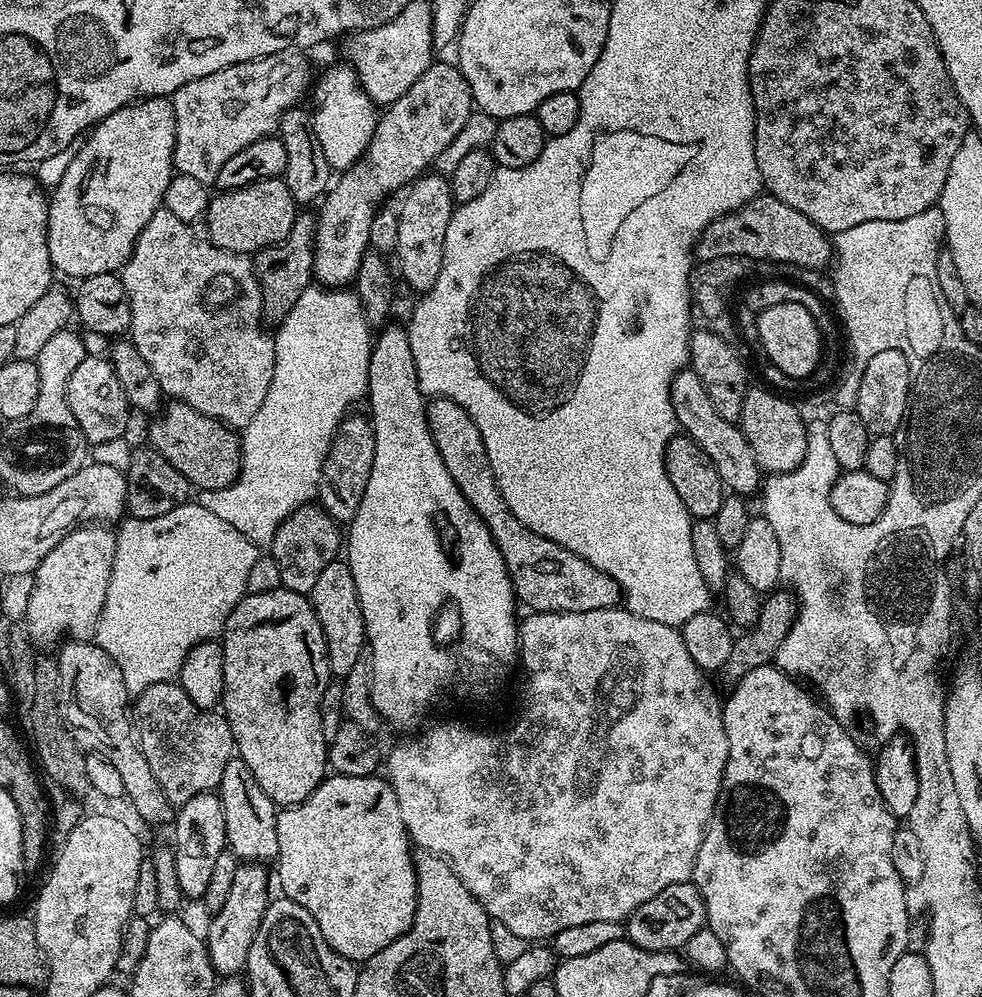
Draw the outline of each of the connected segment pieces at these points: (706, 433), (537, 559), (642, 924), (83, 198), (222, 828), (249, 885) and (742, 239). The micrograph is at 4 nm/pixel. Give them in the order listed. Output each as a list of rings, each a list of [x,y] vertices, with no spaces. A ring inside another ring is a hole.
[[[690,366],[681,368],[672,377],[670,402],[674,406],[679,431],[694,441],[699,448],[706,450],[710,462],[714,462],[714,470],[718,470],[725,489],[731,490],[737,496],[755,497],[761,491],[762,473],[754,458],[754,450],[750,450],[750,442],[746,442],[739,423],[722,418],[722,414],[714,410],[714,402],[710,402],[710,394],[706,394],[702,378],[698,378],[698,374],[694,374]]]
[[[445,396],[429,399],[426,407],[428,429],[432,431],[438,454],[442,454],[442,462],[446,470],[450,470],[450,478],[454,478],[458,490],[462,490],[462,498],[470,502],[490,530],[506,562],[517,601],[532,612],[585,612],[617,607],[622,600],[622,589],[610,574],[590,566],[590,562],[578,554],[558,546],[558,542],[550,542],[550,538],[534,534],[534,530],[522,526],[522,522],[514,518],[510,506],[506,506],[506,498],[502,498],[498,490],[498,482],[494,478],[494,470],[490,470],[490,458],[486,458],[486,446],[482,446],[482,434],[478,434],[474,418],[470,418],[458,402]]]
[[[695,883],[666,886],[662,894],[654,894],[650,902],[642,902],[626,921],[626,938],[634,946],[651,952],[674,952],[683,949],[693,934],[706,927],[708,911]]]
[[[152,96],[148,100],[137,100],[134,104],[128,104],[125,108],[119,108],[114,114],[110,114],[101,124],[87,133],[86,139],[76,148],[74,162],[70,162],[70,167],[66,174],[62,174],[62,182],[51,193],[48,206],[48,249],[50,250],[50,262],[57,273],[64,276],[73,276],[73,281],[79,282],[90,278],[94,274],[106,274],[107,272],[119,273],[124,267],[124,263],[130,258],[134,246],[138,242],[138,234],[154,218],[156,212],[161,211],[166,186],[170,186],[174,175],[174,142],[176,141],[176,123],[174,122],[174,106],[171,99],[163,96]]]
[[[215,791],[194,794],[190,802],[179,805],[174,825],[175,832],[178,884],[182,886],[185,897],[202,898],[206,894],[207,884],[210,883],[214,862],[218,862],[218,854],[225,852],[227,845],[226,818],[223,817],[223,802],[219,795]]]
[[[244,862],[234,870],[234,882],[230,886],[230,895],[222,910],[211,917],[208,924],[206,943],[212,968],[221,977],[237,975],[247,965],[248,951],[254,942],[254,934],[258,934],[258,926],[262,926],[262,918],[270,903],[268,896],[268,872],[263,863]]]
[[[761,194],[746,202],[738,210],[727,212],[725,216],[719,216],[702,234],[696,239],[694,256],[697,261],[709,260],[710,258],[750,258],[757,262],[769,260],[772,264],[793,264],[796,268],[824,268],[827,269],[834,260],[834,244],[829,233],[824,232],[806,214],[798,214],[786,202],[774,198],[770,194]]]

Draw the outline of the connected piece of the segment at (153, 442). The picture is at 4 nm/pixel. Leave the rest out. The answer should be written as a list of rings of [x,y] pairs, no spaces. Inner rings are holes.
[[[169,399],[151,417],[147,443],[178,474],[187,478],[193,489],[209,492],[234,483],[240,473],[240,436],[220,420],[194,410],[186,402]]]

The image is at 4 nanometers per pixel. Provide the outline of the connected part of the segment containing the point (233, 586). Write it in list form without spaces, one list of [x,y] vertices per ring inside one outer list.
[[[189,502],[180,504],[170,514],[162,514],[162,518],[150,518],[149,520],[125,519],[119,525],[116,532],[116,553],[114,554],[114,566],[110,570],[110,586],[106,586],[106,602],[102,606],[102,614],[96,623],[96,635],[94,643],[118,662],[118,670],[122,670],[122,682],[126,682],[126,690],[129,697],[139,696],[146,686],[152,686],[154,682],[166,682],[167,680],[175,681],[182,670],[182,662],[186,662],[188,652],[194,650],[207,640],[216,640],[223,637],[224,627],[238,602],[248,592],[248,579],[250,578],[250,569],[254,567],[258,555],[257,545],[251,544],[230,522],[222,522],[222,518],[210,514],[199,502]]]

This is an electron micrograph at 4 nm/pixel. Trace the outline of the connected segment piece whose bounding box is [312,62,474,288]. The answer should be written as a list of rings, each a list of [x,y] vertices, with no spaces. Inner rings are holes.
[[[434,62],[426,70],[426,74],[422,74],[422,78],[418,78],[418,82],[414,82],[414,86],[410,86],[410,90],[406,90],[406,94],[402,94],[402,98],[387,105],[379,113],[376,129],[364,155],[357,164],[353,164],[352,167],[345,168],[339,173],[340,181],[338,181],[338,176],[319,205],[321,208],[316,216],[316,235],[312,246],[314,254],[312,270],[315,279],[323,287],[343,288],[355,281],[358,266],[362,266],[362,258],[370,250],[370,222],[374,222],[378,209],[387,201],[384,199],[391,192],[398,191],[397,193],[399,193],[401,190],[407,189],[413,180],[420,179],[437,163],[439,155],[461,133],[462,126],[474,111],[472,95],[474,95],[473,89],[468,85],[466,78],[455,63]]]

